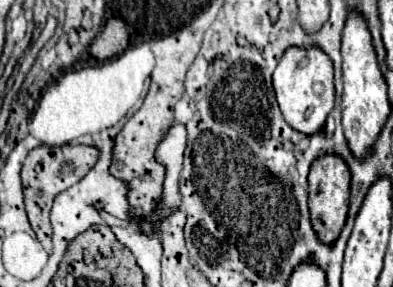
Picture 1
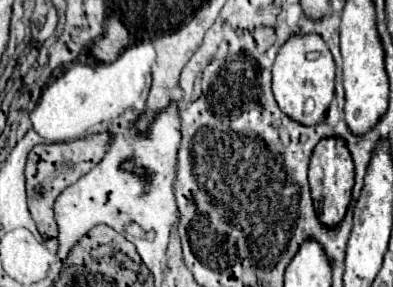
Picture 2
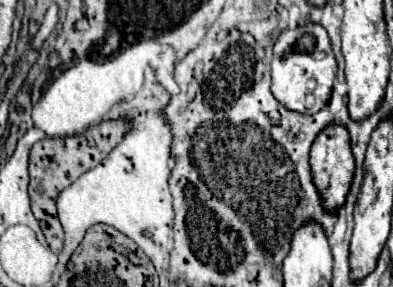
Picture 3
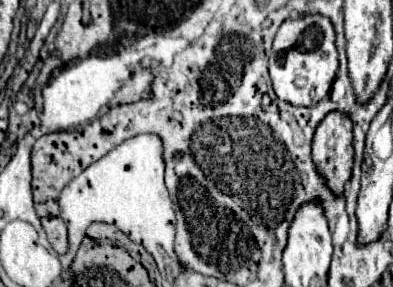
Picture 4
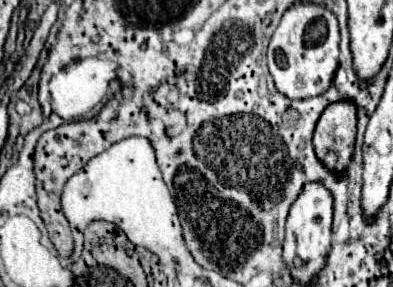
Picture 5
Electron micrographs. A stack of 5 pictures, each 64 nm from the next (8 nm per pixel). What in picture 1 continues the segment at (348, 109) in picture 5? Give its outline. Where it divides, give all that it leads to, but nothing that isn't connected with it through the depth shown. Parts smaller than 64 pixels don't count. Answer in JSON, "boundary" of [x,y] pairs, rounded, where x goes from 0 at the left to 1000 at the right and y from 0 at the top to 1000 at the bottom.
{"boundary":[[[819,537],[799,557],[799,571],[789,578],[789,606],[784,606],[784,641],[789,641],[789,753],[794,753],[794,787],[804,801],[804,815],[814,822],[814,836],[824,843],[850,843],[865,822],[865,801],[875,794],[880,774],[880,746],[885,746],[885,697],[891,697],[891,585],[875,564],[870,544],[860,537]]]}

